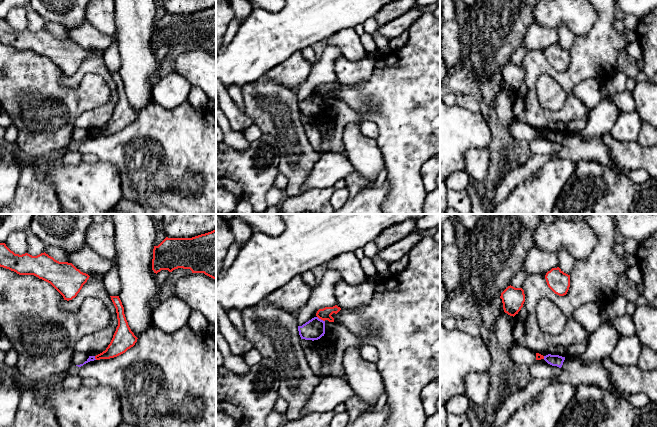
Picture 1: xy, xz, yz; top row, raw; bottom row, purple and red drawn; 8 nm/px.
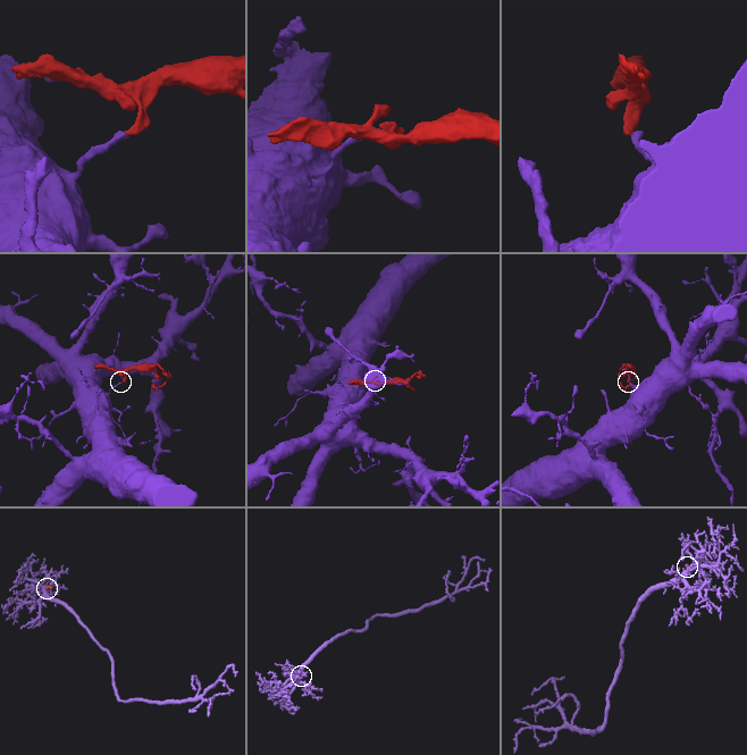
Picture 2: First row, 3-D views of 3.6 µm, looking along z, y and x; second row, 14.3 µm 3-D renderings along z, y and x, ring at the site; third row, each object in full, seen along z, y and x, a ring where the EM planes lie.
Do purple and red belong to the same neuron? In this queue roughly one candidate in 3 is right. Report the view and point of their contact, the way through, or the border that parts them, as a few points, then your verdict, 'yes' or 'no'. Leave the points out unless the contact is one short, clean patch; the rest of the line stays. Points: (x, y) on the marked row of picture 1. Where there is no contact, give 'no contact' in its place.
xz (320, 319) | along xz (317, 316), (324, 321) | no

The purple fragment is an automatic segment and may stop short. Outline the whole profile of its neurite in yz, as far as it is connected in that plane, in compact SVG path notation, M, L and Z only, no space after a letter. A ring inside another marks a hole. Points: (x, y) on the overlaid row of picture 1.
M548 354L548 355L544 356L544 360L552 366L557 366L557 367L561 368L563 365L563 362L565 360L565 357L562 357L559 355Z

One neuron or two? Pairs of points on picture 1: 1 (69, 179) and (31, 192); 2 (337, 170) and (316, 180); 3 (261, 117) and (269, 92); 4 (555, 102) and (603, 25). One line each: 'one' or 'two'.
1: two
2: one
3: one
4: two

